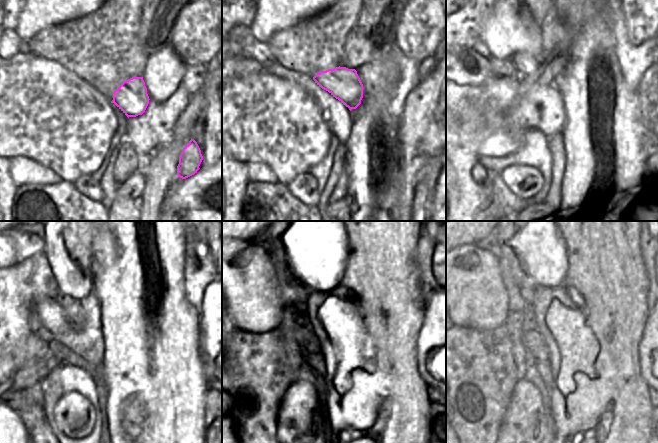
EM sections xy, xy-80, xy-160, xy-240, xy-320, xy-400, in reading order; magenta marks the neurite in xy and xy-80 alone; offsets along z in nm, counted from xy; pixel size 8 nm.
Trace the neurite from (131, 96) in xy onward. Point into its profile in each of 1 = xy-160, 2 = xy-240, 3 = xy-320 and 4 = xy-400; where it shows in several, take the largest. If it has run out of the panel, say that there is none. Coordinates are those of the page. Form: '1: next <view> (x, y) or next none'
1: next xy-160 (526, 62)
2: next xy-240 (68, 241)
3: next xy-320 (315, 241)
4: next xy-400 (537, 242)

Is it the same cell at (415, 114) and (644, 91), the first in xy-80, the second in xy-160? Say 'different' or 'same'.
same

